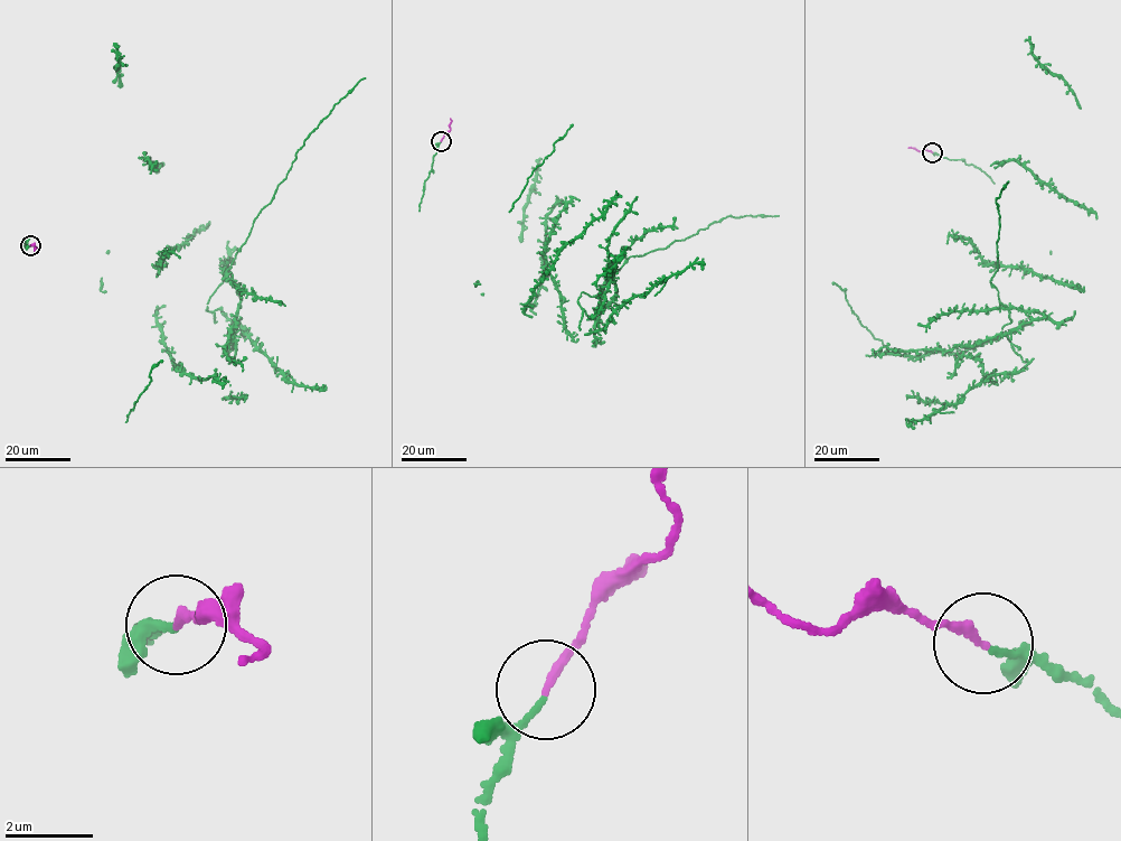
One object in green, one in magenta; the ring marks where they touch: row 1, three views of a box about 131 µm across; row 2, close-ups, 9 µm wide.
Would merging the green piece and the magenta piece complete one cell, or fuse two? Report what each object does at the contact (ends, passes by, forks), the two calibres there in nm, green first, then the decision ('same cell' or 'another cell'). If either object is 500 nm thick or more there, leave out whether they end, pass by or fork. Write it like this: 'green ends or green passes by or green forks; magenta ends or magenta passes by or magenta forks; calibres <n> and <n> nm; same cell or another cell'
green ends; magenta ends; calibres 130 and 200 nm; same cell

